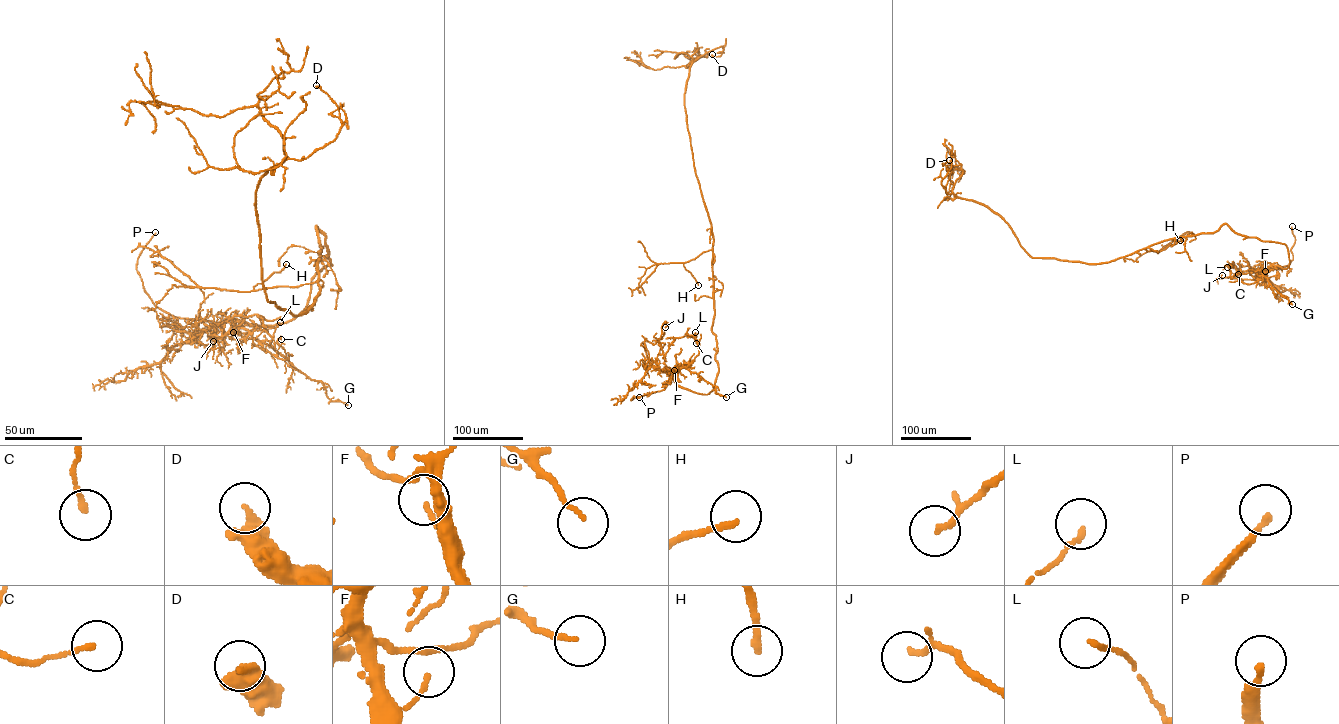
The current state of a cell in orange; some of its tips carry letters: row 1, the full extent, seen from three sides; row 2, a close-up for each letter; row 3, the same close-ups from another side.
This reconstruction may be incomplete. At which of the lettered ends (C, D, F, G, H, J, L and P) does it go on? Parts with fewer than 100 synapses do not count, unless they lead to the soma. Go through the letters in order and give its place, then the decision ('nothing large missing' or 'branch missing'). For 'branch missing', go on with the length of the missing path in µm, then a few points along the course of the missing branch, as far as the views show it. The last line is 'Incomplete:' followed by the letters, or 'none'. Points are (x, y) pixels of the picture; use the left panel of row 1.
C: (281, 339) | nothing large missing
D: (316, 85) | nothing large missing
F: (233, 332) | nothing large missing
G: (348, 405) | nothing large missing
H: (286, 264) | nothing large missing
J: (213, 341) | nothing large missing
L: (280, 322) | nothing large missing
P: (155, 232) | branch missing | 50 µm | (155, 232), (165, 221), (210, 203), (213, 198)
Incomplete: P

